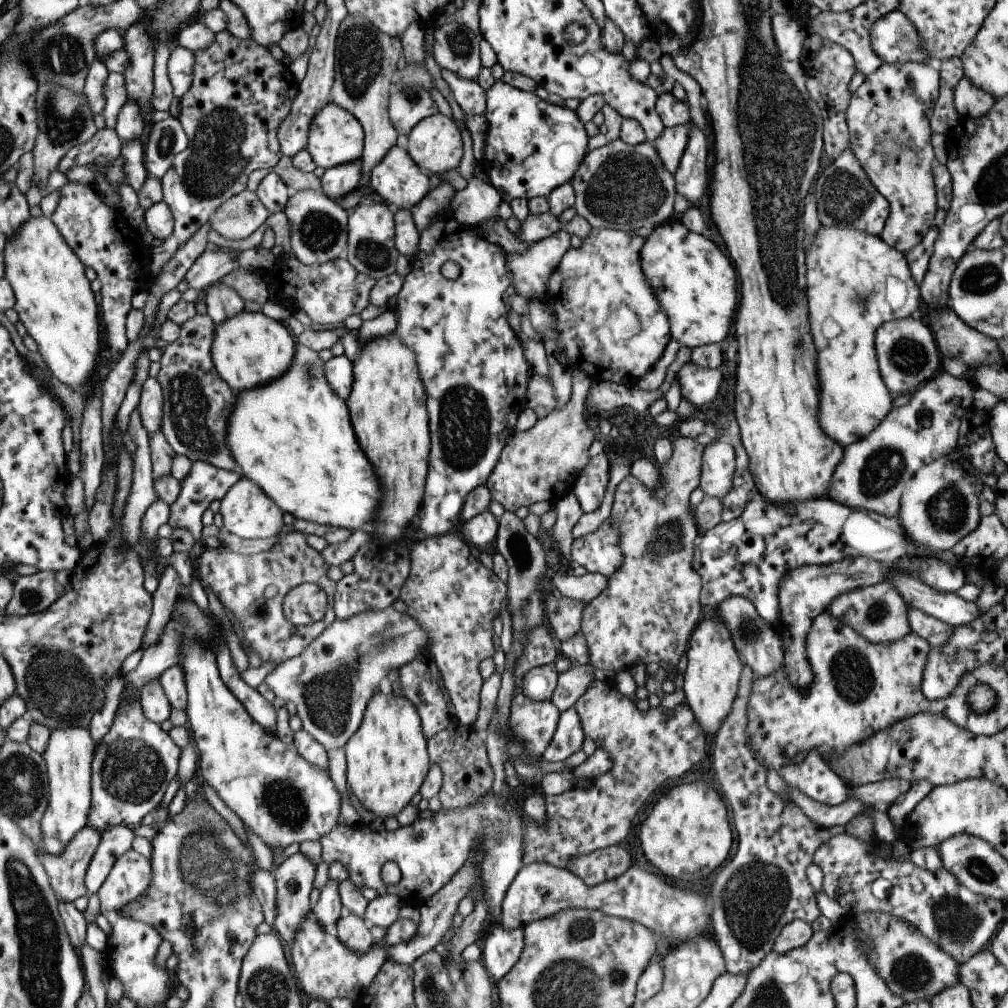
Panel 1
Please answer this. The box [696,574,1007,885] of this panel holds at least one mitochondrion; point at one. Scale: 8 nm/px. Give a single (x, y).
(853, 677)

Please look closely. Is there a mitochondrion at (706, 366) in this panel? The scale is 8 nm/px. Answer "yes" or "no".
no

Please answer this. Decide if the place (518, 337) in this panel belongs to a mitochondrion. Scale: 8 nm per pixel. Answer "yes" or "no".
no

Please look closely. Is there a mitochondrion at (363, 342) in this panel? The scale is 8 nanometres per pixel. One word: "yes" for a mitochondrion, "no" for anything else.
no

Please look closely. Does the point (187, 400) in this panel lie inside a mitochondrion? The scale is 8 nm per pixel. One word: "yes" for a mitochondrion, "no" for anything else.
yes

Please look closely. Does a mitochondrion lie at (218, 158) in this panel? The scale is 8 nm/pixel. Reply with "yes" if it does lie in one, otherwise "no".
yes

